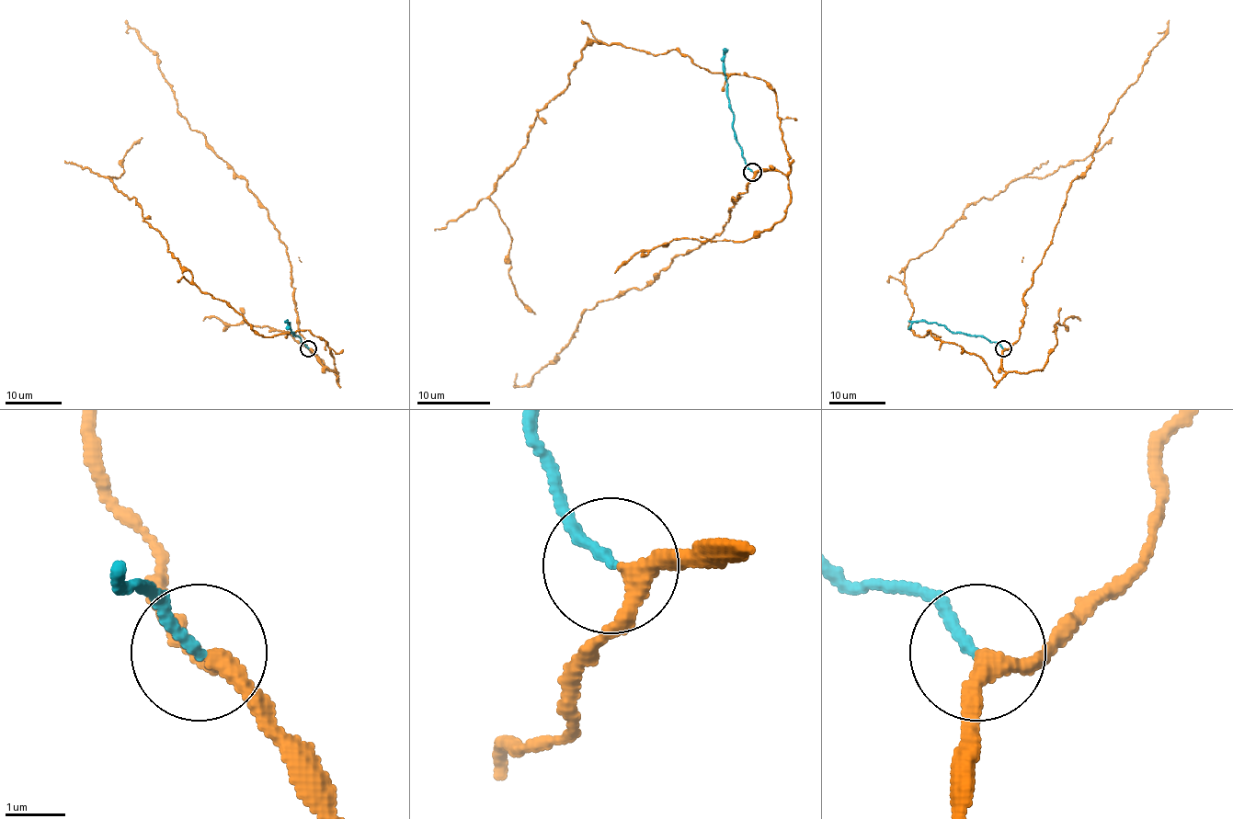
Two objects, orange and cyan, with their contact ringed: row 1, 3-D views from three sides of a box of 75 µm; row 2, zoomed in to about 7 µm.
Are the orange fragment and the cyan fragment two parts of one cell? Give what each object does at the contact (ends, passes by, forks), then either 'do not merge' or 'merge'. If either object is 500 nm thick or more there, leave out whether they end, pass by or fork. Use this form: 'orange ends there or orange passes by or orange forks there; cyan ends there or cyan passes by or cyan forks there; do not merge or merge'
orange passes by; cyan ends there; merge

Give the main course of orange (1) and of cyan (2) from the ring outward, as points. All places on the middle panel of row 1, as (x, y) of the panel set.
1: (753, 171), (790, 162), (762, 79), (589, 42), (490, 195), (534, 314)
2: (751, 171), (746, 165), (736, 142), (724, 50)

